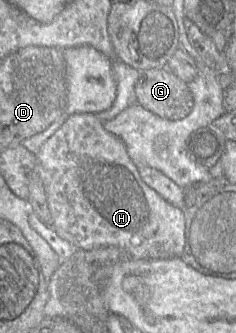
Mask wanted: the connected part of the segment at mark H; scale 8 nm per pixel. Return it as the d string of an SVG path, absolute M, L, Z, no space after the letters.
M77 113L43 144L36 155L36 170L43 183L52 217L52 228L80 250L115 246L131 259L181 257L186 244L183 209L167 202L141 178L123 141L109 133L95 114Z

